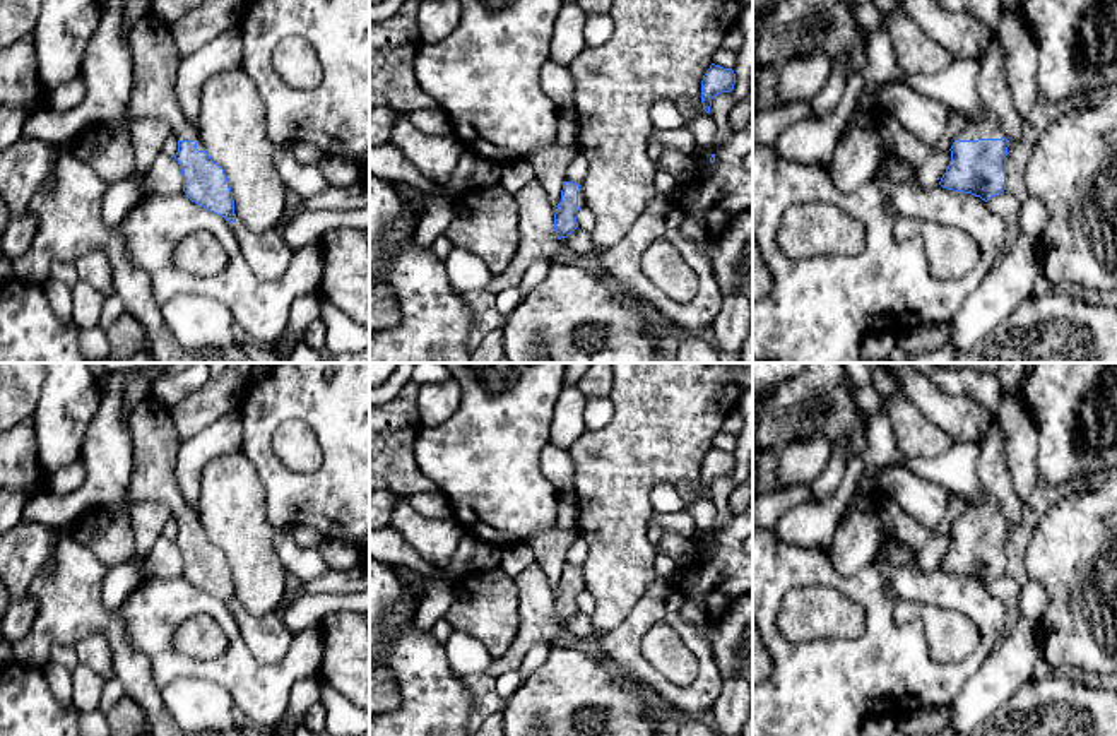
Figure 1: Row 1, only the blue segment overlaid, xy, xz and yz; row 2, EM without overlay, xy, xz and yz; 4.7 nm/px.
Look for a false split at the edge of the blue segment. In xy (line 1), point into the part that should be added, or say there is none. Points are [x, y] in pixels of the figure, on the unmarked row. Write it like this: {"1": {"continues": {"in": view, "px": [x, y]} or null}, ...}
{"1": {"continues": {"in": "xy", "px": [108, 533]}}}

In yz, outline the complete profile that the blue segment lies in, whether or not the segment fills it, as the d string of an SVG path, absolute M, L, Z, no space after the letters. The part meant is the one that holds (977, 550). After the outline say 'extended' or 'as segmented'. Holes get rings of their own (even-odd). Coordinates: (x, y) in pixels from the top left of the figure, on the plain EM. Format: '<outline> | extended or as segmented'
M996 496L968 502L951 529L951 544L939 568L989 584L1006 573L1006 539L1009 525Z | extended

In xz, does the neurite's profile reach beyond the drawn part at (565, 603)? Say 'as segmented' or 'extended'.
extended

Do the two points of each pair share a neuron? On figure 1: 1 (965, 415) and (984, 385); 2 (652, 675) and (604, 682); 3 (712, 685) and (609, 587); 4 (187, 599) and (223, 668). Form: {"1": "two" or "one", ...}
{"1": "two", "2": "two", "3": "two", "4": "one"}

